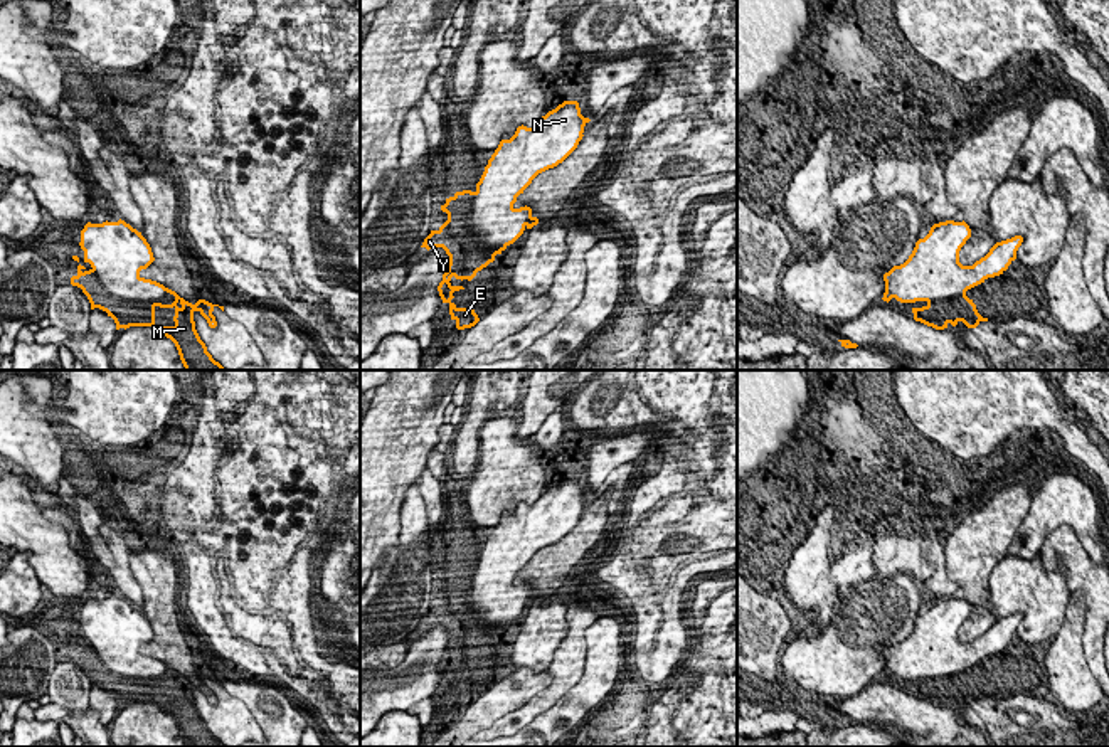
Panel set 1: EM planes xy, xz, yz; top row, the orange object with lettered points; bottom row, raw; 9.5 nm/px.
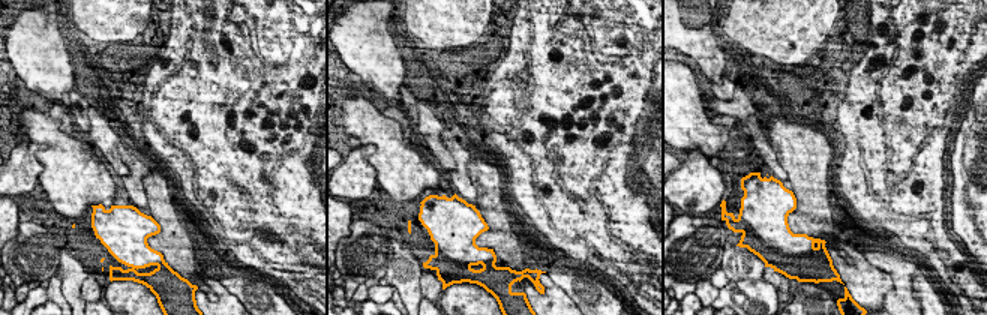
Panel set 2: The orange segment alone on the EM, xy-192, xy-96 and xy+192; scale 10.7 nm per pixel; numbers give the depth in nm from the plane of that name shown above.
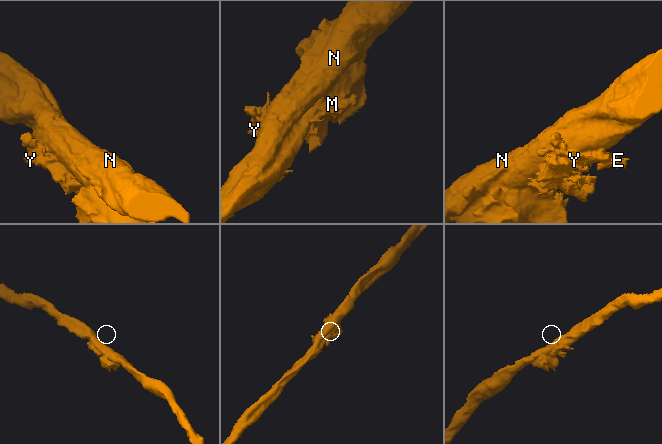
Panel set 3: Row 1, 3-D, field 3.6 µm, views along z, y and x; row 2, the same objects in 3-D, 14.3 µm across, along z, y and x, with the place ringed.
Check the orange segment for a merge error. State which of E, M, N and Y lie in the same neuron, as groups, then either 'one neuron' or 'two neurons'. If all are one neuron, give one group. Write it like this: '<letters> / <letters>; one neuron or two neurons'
E M N Y; one neuron

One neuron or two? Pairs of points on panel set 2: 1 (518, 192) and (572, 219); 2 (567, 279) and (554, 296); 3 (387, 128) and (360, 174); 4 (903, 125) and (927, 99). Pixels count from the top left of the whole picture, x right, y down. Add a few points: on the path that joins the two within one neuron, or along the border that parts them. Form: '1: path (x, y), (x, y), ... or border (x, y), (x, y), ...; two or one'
1: path (531, 192), (551, 198), (558, 206); one
2: border (546, 273), (572, 299); two
3: border (360, 143), (375, 147), (369, 164), (378, 183); two
4: border (906, 78), (909, 110), (930, 134), (924, 147); two

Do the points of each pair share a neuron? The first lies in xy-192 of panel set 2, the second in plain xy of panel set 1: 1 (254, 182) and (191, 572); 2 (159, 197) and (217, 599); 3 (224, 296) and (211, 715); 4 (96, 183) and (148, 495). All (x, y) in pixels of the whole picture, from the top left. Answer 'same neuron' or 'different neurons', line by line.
1: same neuron
2: different neurons
3: same neuron
4: different neurons

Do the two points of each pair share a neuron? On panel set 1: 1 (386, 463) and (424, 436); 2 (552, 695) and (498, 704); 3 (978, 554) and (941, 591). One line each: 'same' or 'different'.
1: same
2: different
3: different

